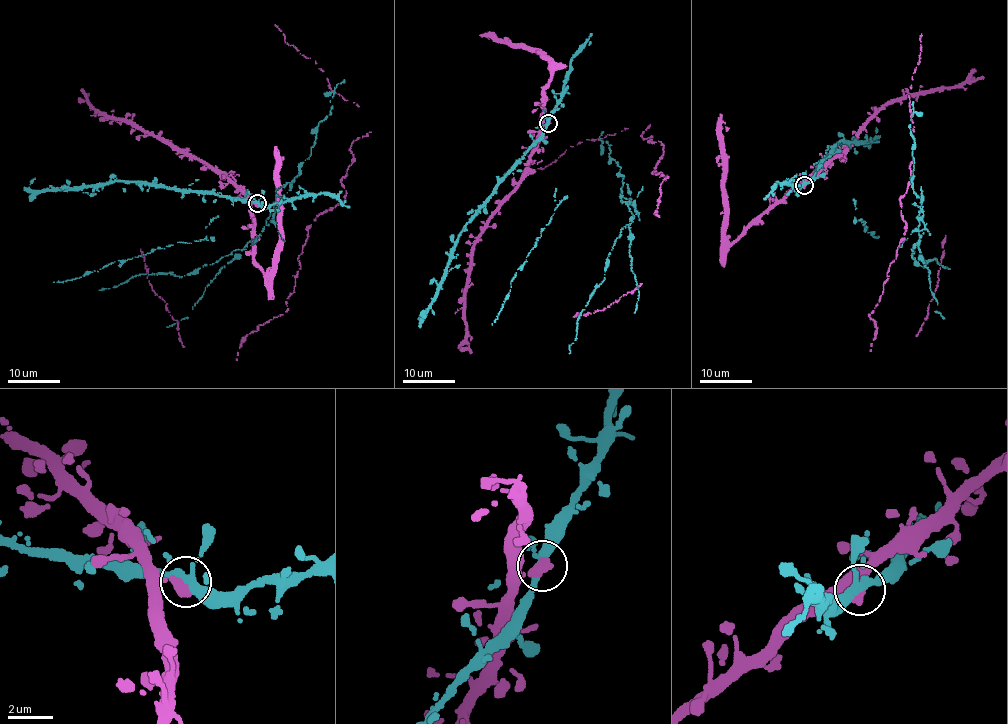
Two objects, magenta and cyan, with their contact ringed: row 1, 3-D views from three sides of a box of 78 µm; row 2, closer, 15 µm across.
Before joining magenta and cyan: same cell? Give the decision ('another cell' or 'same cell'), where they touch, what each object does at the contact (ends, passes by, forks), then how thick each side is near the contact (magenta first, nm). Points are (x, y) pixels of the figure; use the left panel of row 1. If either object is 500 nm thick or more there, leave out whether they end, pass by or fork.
another cell | (257, 203) | magenta ends | cyan forks | 460/320 nm

